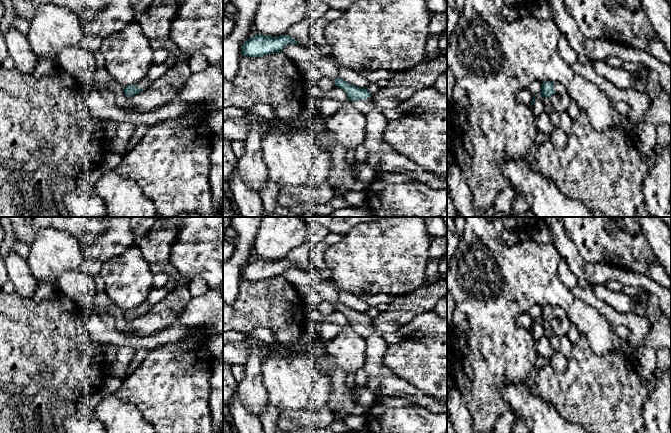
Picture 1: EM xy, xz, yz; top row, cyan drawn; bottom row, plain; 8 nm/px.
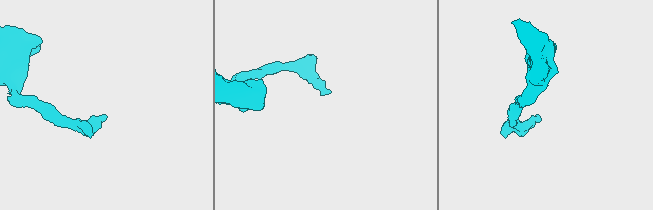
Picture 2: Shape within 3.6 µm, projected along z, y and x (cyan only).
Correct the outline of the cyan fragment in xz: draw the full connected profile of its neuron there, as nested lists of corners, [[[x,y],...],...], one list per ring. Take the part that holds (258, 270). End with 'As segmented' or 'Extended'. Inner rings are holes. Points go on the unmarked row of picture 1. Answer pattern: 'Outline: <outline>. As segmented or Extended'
Outline: [[[258,258],[243,267],[241,278],[247,281],[263,281],[271,277],[280,276],[289,268],[297,268],[297,265],[286,258],[277,261]]]. As segmented

